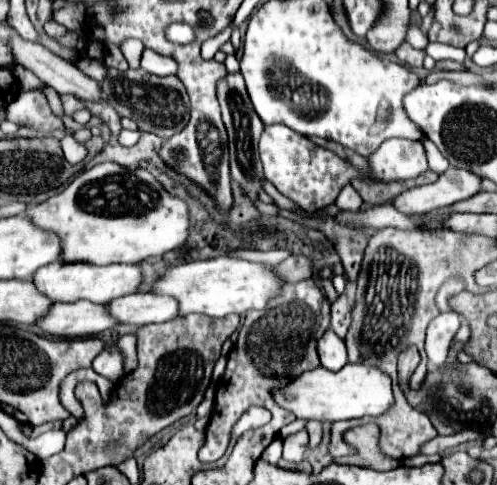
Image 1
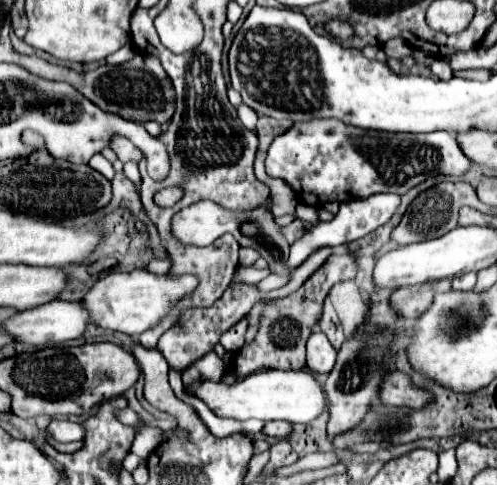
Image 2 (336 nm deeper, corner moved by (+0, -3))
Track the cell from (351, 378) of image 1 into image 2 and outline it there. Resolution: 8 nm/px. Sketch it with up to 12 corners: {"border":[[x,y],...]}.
{"border":[[267,369],[185,387],[223,419],[309,423],[325,407],[311,373]]}

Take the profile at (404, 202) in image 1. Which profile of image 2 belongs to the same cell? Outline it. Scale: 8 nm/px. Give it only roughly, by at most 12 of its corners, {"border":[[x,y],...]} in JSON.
{"border":[[389,193],[341,203],[291,245],[289,267],[319,247],[347,245],[385,225],[399,207]]}

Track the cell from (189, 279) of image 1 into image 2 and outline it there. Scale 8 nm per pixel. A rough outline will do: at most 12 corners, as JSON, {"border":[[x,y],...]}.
{"border":[[111,271],[79,303],[91,325],[137,337],[197,277]]}

